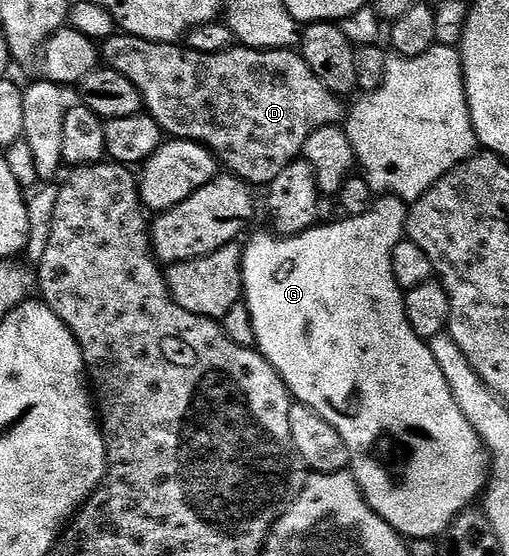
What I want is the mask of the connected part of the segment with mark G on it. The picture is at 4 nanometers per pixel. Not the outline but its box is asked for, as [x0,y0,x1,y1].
[243,196,490,539]

